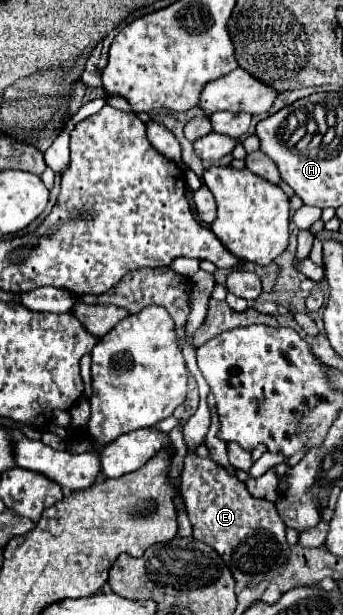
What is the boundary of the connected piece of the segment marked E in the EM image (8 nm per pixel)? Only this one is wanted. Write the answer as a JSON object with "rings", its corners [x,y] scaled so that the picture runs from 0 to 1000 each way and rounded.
{"rings":[[[548,732],[536,745],[525,793],[566,859],[566,875],[641,901],[688,946],[752,950],[816,930],[840,911],[845,888],[828,878],[834,852],[816,846],[799,816],[729,807],[711,784],[676,774],[653,758],[612,745],[583,745],[560,732]]]}

